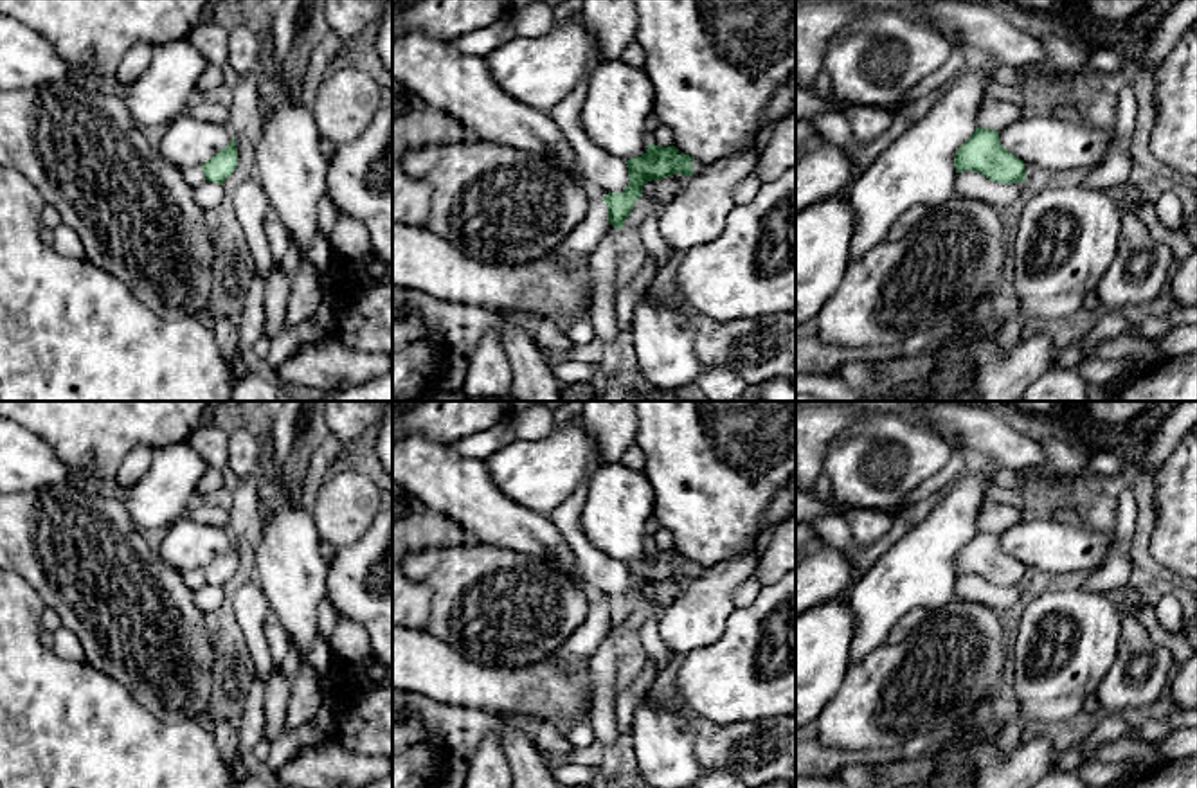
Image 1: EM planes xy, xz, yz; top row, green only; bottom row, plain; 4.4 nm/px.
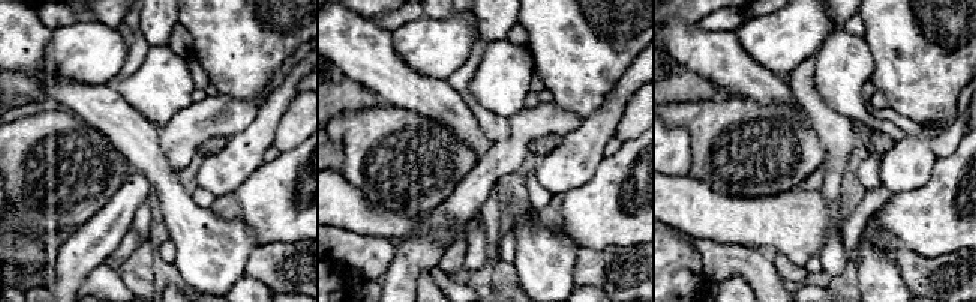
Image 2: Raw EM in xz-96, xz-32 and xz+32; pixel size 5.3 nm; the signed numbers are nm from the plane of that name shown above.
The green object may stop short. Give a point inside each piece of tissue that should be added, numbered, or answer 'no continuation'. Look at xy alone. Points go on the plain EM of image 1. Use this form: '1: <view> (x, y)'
1: xy (195, 578)

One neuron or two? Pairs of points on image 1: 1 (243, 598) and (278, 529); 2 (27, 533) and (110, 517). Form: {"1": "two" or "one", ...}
{"1": "two", "2": "one"}

